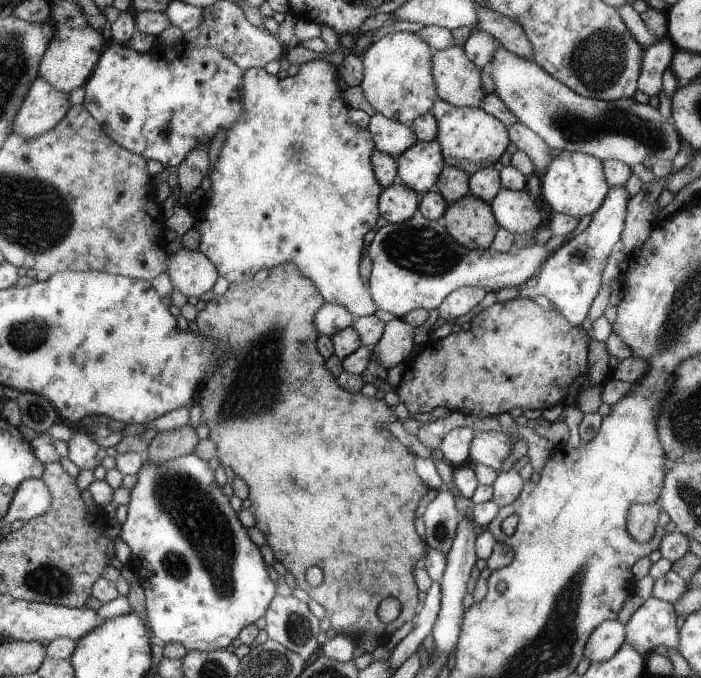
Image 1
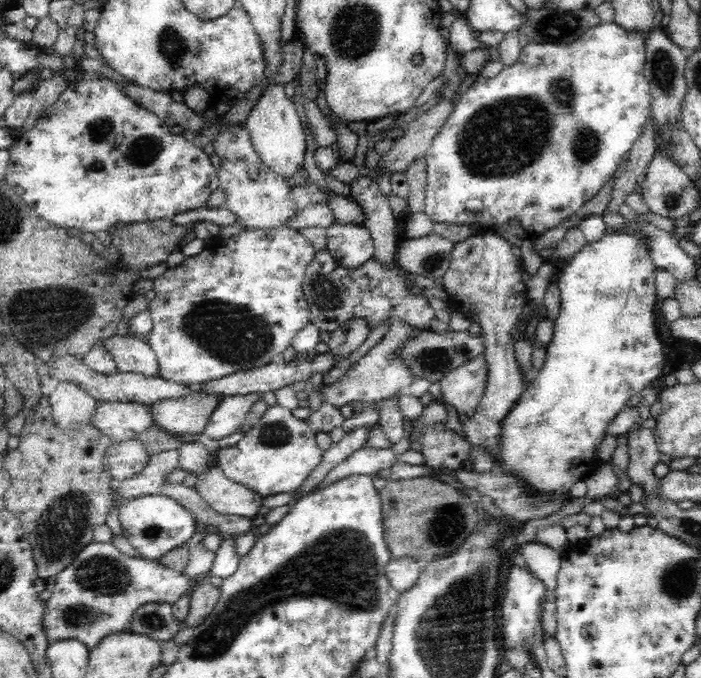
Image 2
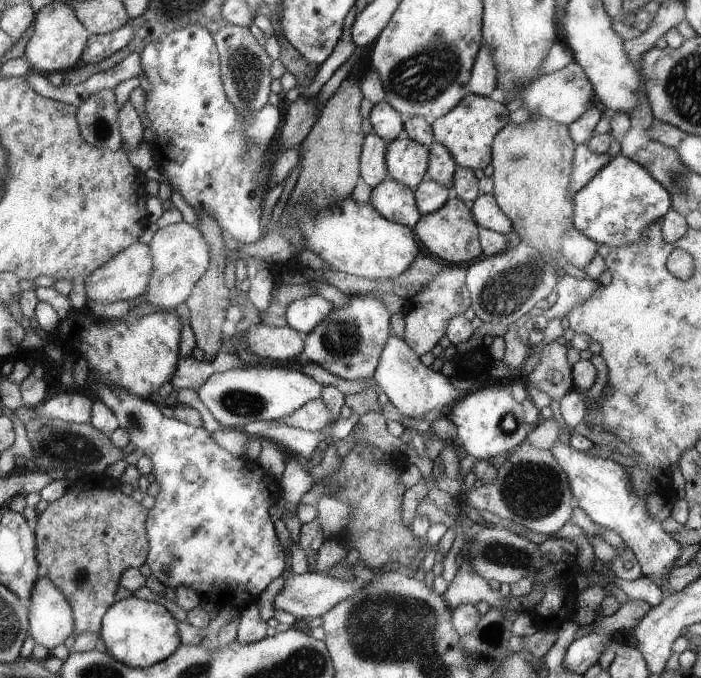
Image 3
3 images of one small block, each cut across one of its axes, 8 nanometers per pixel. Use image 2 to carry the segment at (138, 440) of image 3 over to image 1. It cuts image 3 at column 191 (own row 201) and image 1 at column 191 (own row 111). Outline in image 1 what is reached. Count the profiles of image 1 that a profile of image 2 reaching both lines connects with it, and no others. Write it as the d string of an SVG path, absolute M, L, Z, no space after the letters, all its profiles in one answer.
M195 453L183 455L175 460L158 465L146 461L138 474L138 482L130 491L131 500L128 504L128 518L125 525L122 525L119 536L130 547L132 555L127 563L136 571L140 584L144 588L146 595L146 610L144 615L148 617L150 630L154 637L161 644L179 643L188 651L216 651L220 648L227 648L228 644L236 638L238 632L245 629L246 626L255 623L259 618L264 617L269 608L272 598L274 598L274 582L268 576L264 558L260 548L250 540L246 528L238 522L234 510L228 504L228 498L222 494L222 488L214 481L213 471L209 468L208 462L202 460Z

